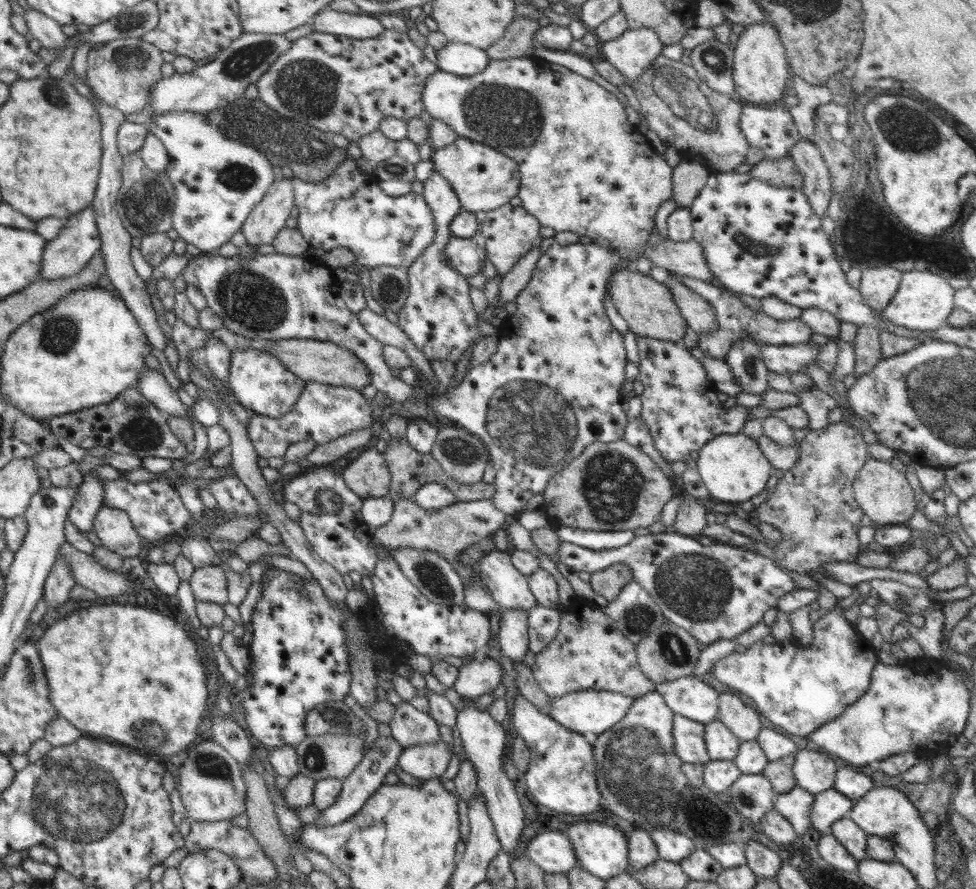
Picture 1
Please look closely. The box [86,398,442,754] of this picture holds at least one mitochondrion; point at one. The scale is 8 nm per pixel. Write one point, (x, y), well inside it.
(141, 433)

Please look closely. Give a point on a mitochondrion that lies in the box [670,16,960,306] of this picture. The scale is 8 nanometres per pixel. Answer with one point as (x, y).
(905, 125)

